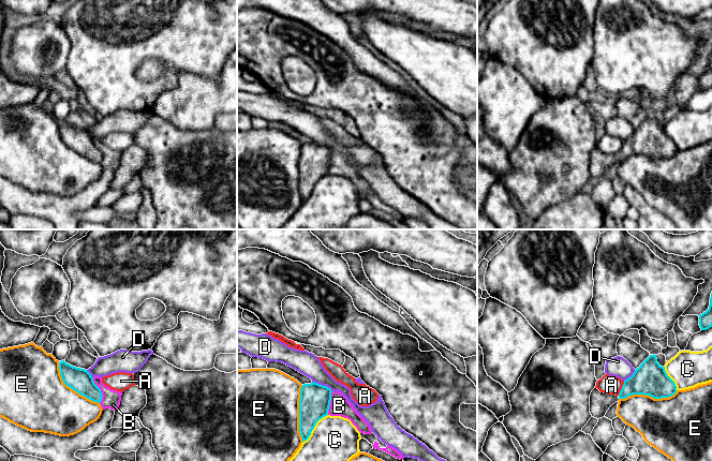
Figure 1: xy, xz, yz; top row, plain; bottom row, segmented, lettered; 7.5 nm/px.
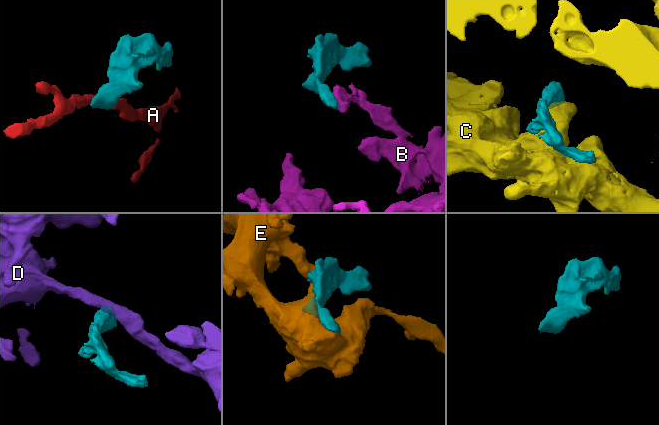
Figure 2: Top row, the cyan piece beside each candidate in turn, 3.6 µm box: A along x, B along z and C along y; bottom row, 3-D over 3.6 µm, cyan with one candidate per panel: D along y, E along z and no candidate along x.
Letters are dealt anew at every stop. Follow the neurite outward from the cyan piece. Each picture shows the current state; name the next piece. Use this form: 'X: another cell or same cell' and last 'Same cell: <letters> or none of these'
A: another cell
B: another cell
C: another cell
D: another cell
E: another cell
Same cell: none of these

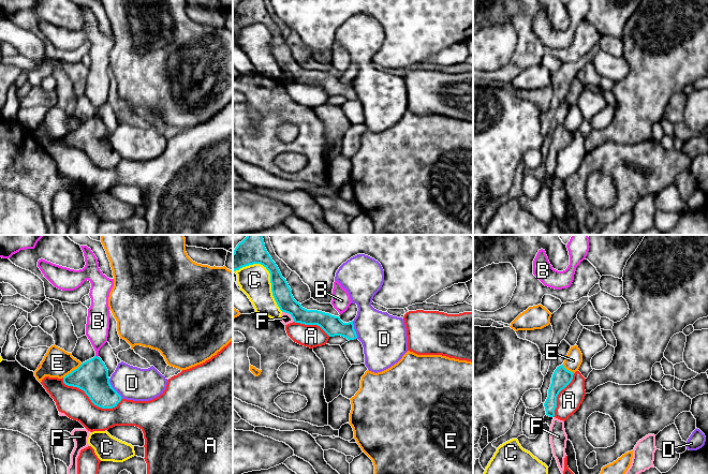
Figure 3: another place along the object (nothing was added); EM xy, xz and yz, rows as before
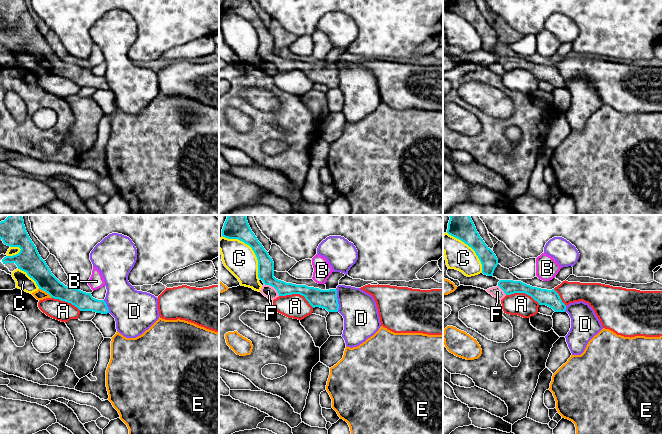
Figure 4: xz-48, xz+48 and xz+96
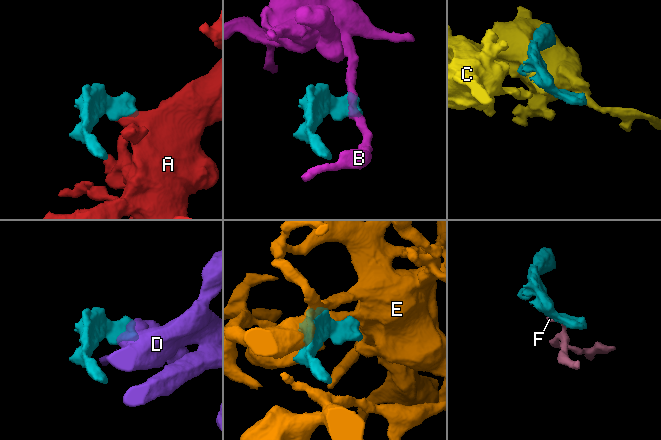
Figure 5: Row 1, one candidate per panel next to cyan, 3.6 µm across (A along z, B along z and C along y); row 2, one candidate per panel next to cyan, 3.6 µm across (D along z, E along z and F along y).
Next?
A: another cell
B: another cell
C: another cell
D: another cell
E: another cell
F: another cell
Same cell: none of these

